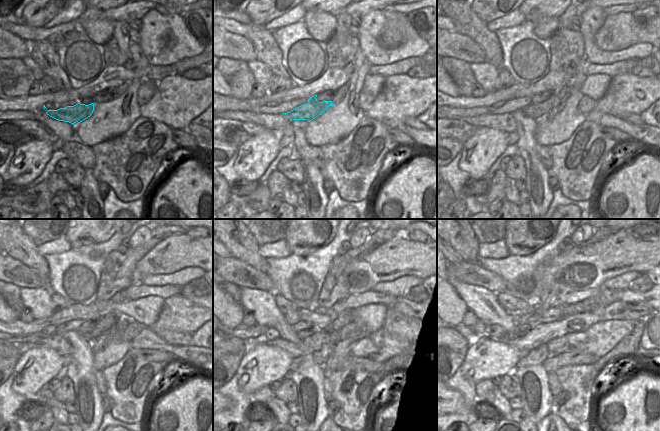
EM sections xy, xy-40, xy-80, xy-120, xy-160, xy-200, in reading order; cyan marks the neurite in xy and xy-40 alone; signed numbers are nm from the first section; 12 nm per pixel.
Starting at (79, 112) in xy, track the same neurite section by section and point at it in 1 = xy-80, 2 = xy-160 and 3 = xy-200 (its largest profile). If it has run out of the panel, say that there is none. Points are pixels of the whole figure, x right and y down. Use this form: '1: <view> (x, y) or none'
1: xy-80 (536, 109)
2: xy-160 (333, 332)
3: xy-200 (623, 311)

